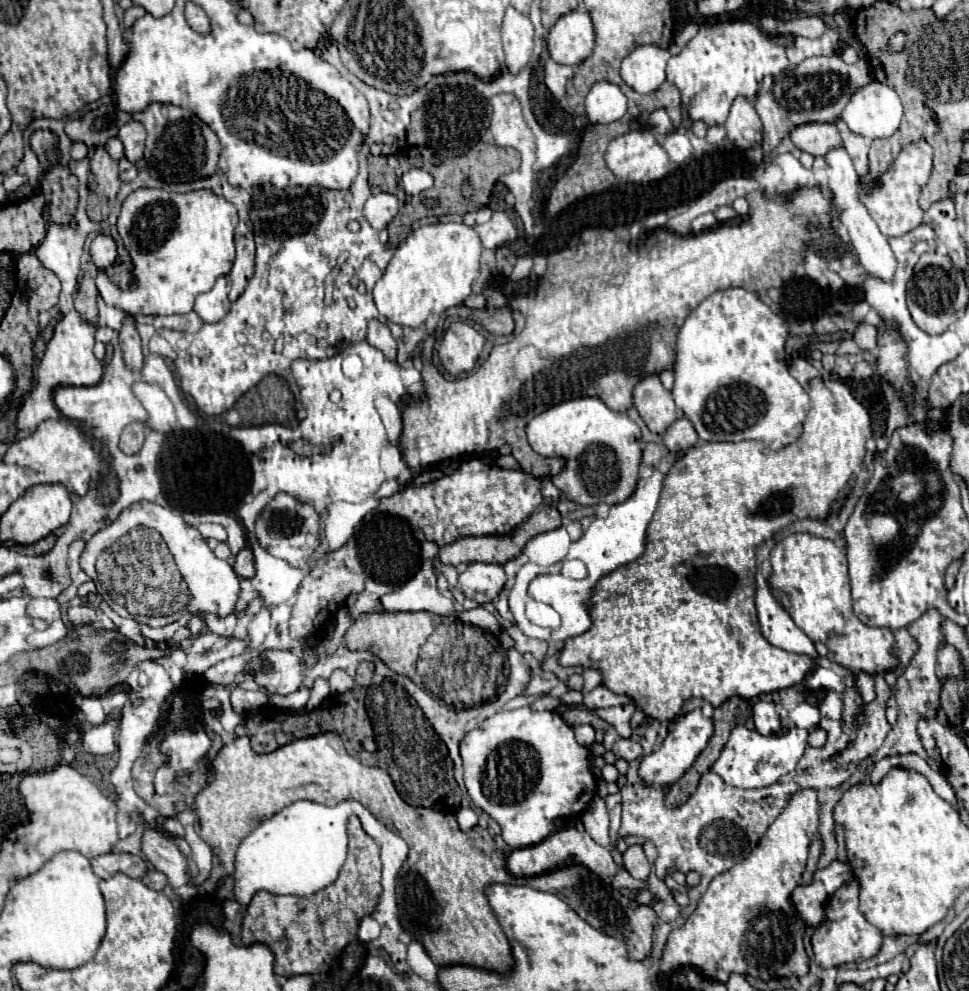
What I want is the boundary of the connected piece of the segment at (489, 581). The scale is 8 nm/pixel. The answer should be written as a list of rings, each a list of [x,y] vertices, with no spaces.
[[[469,563],[467,571],[459,575],[457,587],[467,599],[479,605],[491,603],[505,585],[505,571],[495,563]]]

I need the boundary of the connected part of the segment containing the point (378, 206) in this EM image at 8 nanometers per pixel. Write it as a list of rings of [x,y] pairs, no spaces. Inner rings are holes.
[[[389,193],[371,195],[363,209],[365,219],[373,229],[383,229],[397,215],[397,197]]]

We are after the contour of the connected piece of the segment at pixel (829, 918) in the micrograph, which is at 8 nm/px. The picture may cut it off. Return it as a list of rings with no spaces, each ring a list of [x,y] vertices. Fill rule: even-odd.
[[[851,879],[843,887],[835,891],[835,895],[825,905],[825,917],[823,923],[817,927],[817,933],[813,933],[813,949],[817,953],[817,963],[821,967],[839,967],[843,963],[861,963],[865,959],[871,959],[879,953],[883,945],[883,933],[865,921],[865,917],[859,913],[859,881]]]

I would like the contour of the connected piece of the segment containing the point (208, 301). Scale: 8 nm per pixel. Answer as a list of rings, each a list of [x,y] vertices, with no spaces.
[[[219,277],[211,291],[201,293],[197,297],[193,311],[205,323],[217,323],[217,321],[221,321],[229,313],[229,309],[231,309],[231,301],[227,299],[227,293],[229,293],[229,283],[227,283],[225,277]]]

